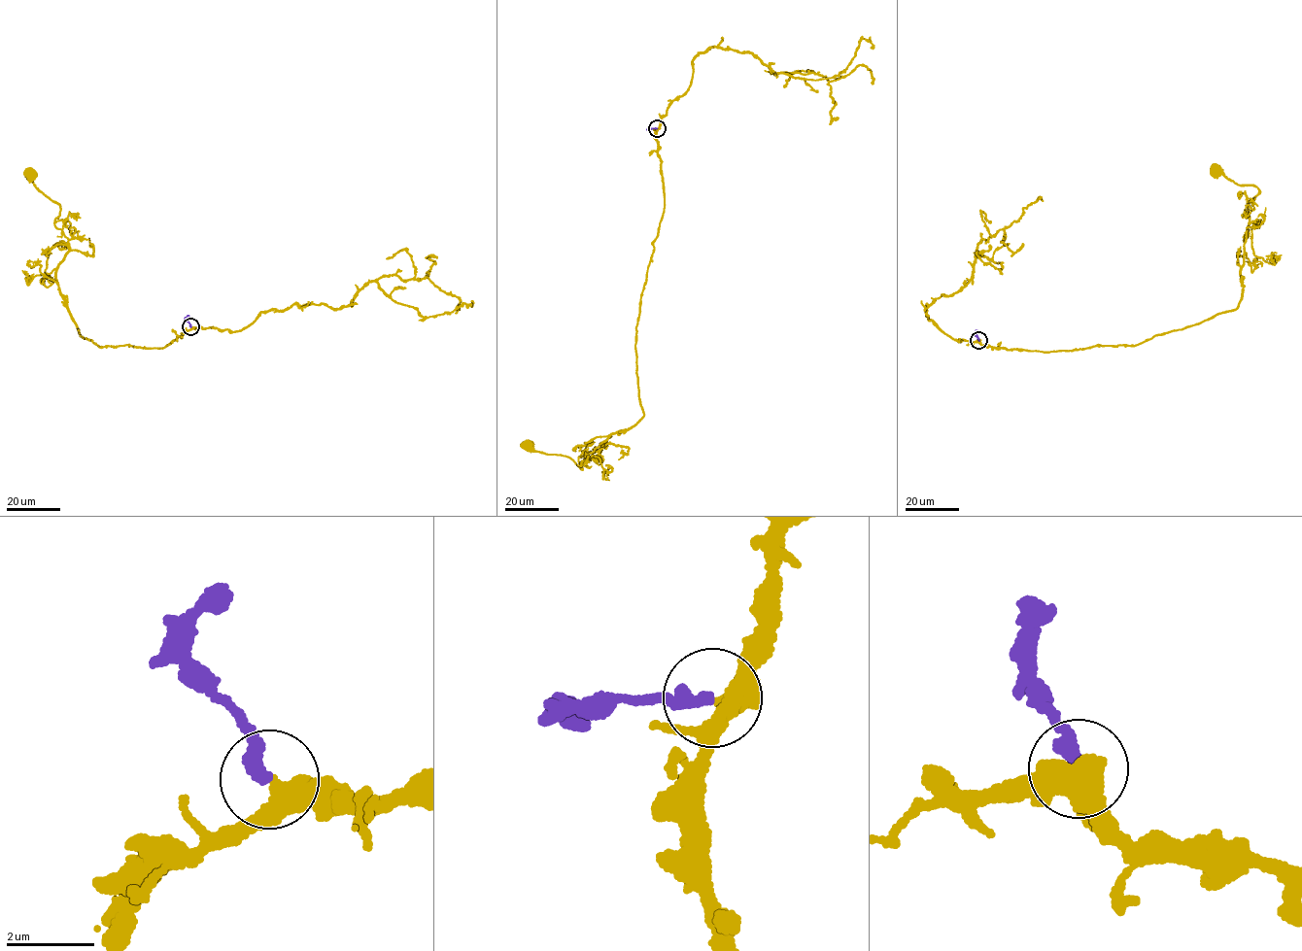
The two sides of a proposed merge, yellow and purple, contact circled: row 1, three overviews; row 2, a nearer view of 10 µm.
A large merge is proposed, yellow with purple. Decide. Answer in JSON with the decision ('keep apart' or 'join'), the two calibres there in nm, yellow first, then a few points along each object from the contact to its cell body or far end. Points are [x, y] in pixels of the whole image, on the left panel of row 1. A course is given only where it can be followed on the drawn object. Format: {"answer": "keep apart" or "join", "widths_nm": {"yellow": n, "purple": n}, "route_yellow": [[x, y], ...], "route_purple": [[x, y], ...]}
{"answer": "join", "widths_nm": {"yellow": 460, "purple": 340}, "route_yellow": [[191, 326], [159, 349], [101, 348], [80, 336], [56, 281], [68, 248], [54, 225], [59, 205], [31, 175]], "route_purple": [[190, 326], [186, 319], [188, 315]]}

